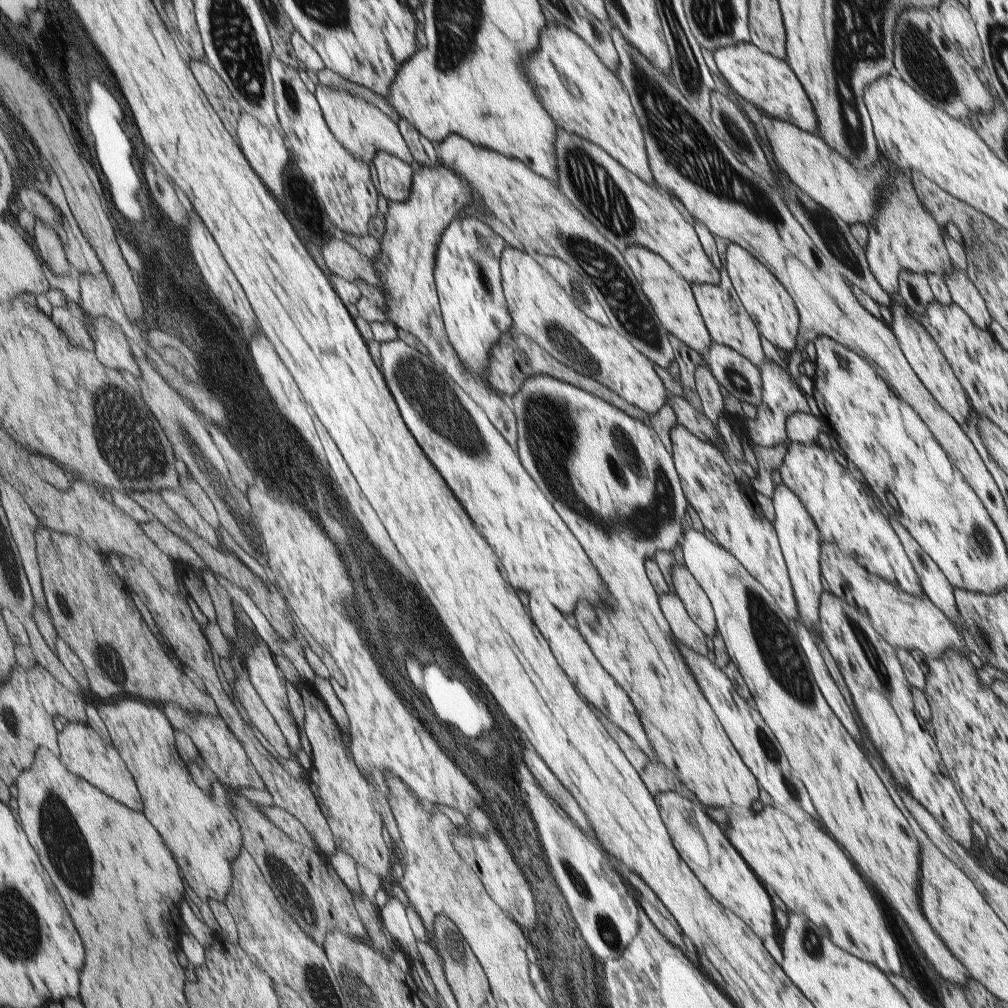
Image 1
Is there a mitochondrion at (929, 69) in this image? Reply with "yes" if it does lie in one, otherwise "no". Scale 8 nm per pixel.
yes

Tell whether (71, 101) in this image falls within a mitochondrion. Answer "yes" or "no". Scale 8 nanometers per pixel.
no

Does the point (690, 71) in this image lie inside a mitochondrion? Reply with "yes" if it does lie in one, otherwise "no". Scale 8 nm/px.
yes

